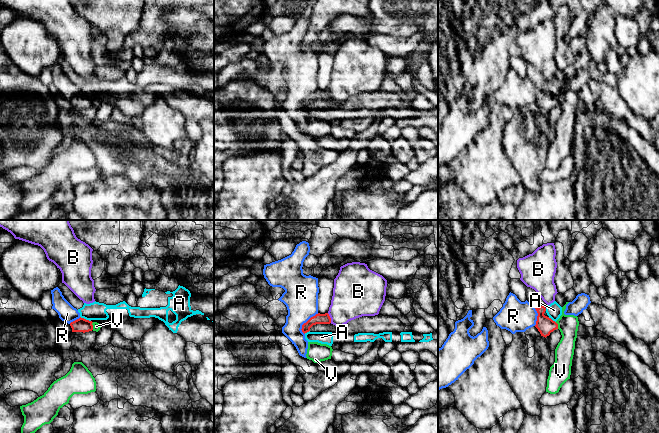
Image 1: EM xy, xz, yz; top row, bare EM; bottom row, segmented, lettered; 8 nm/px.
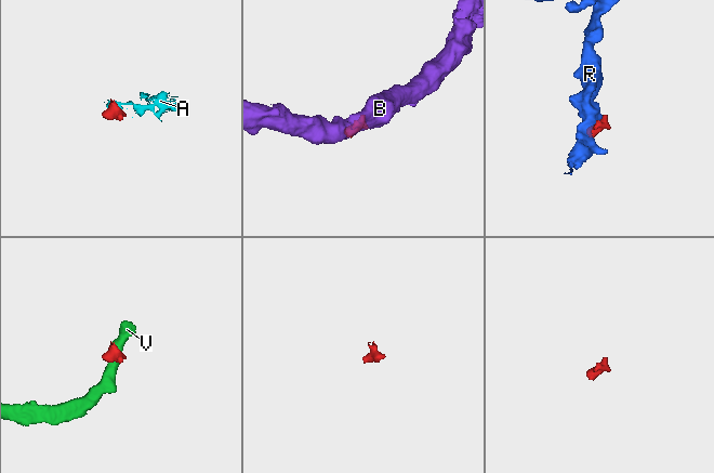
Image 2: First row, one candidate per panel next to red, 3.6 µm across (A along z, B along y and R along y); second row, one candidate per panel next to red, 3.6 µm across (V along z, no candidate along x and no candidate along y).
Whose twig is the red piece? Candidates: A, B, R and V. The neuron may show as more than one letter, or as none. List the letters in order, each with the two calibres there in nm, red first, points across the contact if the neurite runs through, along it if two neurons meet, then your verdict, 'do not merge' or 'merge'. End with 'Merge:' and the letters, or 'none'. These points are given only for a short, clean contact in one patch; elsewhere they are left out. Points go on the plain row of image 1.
A: 110/140 nm | along xy (80, 92), (90, 97) | do not merge
B: 80/340 nm | along xz (327, 89), (331, 98) | do not merge
R: 80/280 nm | along xz (318, 89), (311, 92), (302, 101), (301, 107), (304, 110) | do not merge
V: 110/60 nm | along xy (93, 98), (92, 105) | do not merge
Merge: none

